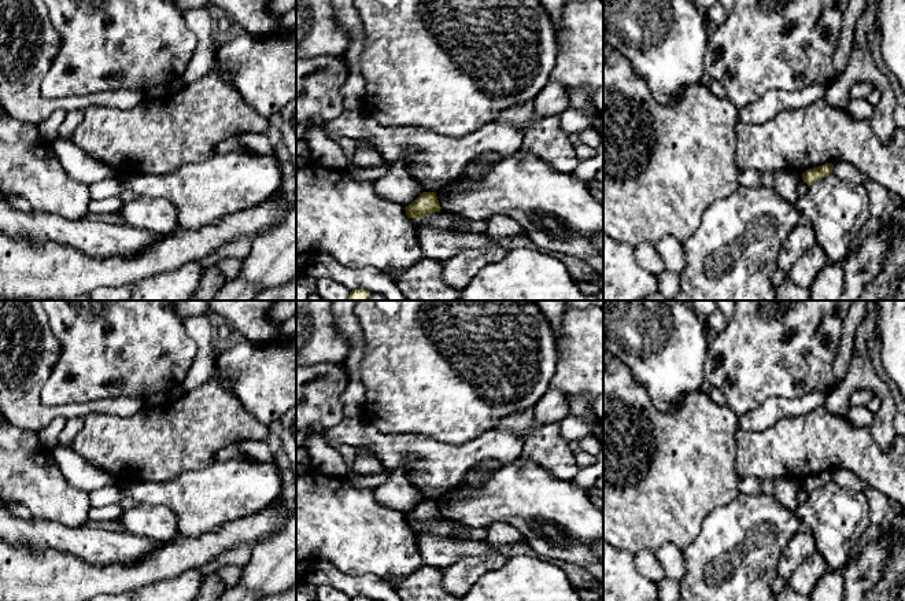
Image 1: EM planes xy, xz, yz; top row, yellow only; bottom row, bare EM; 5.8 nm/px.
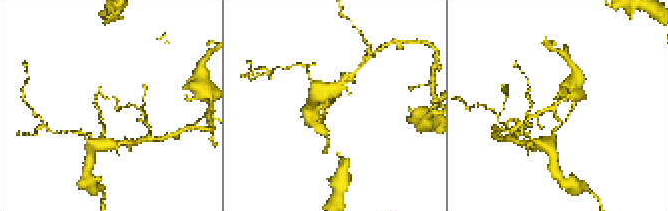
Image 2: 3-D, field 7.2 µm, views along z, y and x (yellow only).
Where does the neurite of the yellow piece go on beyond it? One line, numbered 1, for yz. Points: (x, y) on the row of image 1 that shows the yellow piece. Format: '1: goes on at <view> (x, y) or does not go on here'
1: does not go on here

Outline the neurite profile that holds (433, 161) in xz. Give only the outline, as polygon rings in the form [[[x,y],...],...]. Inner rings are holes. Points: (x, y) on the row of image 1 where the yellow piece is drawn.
[[[363,107],[355,110],[344,108],[335,119],[318,125],[325,132],[340,137],[372,141],[384,161],[405,163],[409,176],[422,187],[424,192],[439,192],[458,178],[463,167],[480,154],[498,152],[505,156],[517,152],[524,139],[524,132],[520,126],[494,121],[461,139],[442,136],[415,126],[385,128],[370,118]]]

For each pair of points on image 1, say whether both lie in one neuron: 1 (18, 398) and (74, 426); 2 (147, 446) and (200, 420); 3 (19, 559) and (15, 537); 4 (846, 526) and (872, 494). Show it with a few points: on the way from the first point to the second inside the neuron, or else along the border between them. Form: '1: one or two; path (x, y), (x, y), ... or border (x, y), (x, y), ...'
1: two; border (82, 417), (71, 417), (66, 421)
2: one; path (161, 441), (187, 432)
3: two; border (14, 544), (22, 544), (33, 552), (48, 550)
4: two; border (861, 491), (871, 522)

